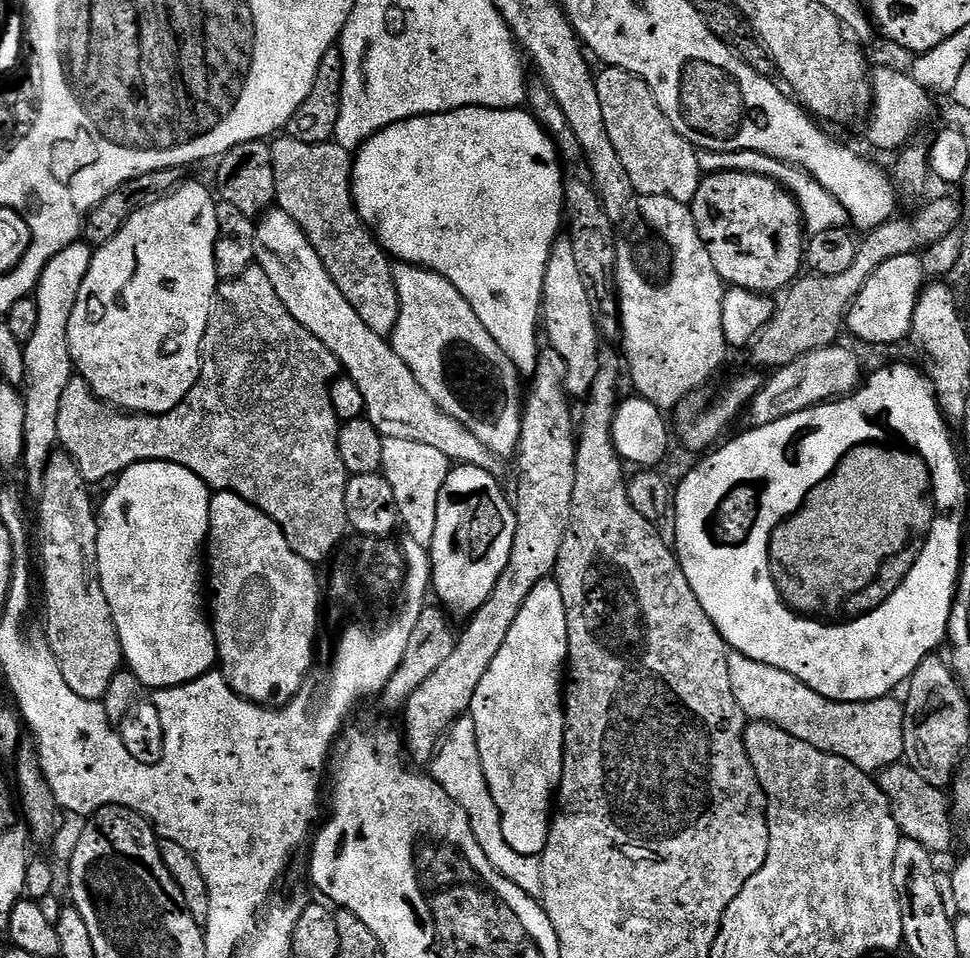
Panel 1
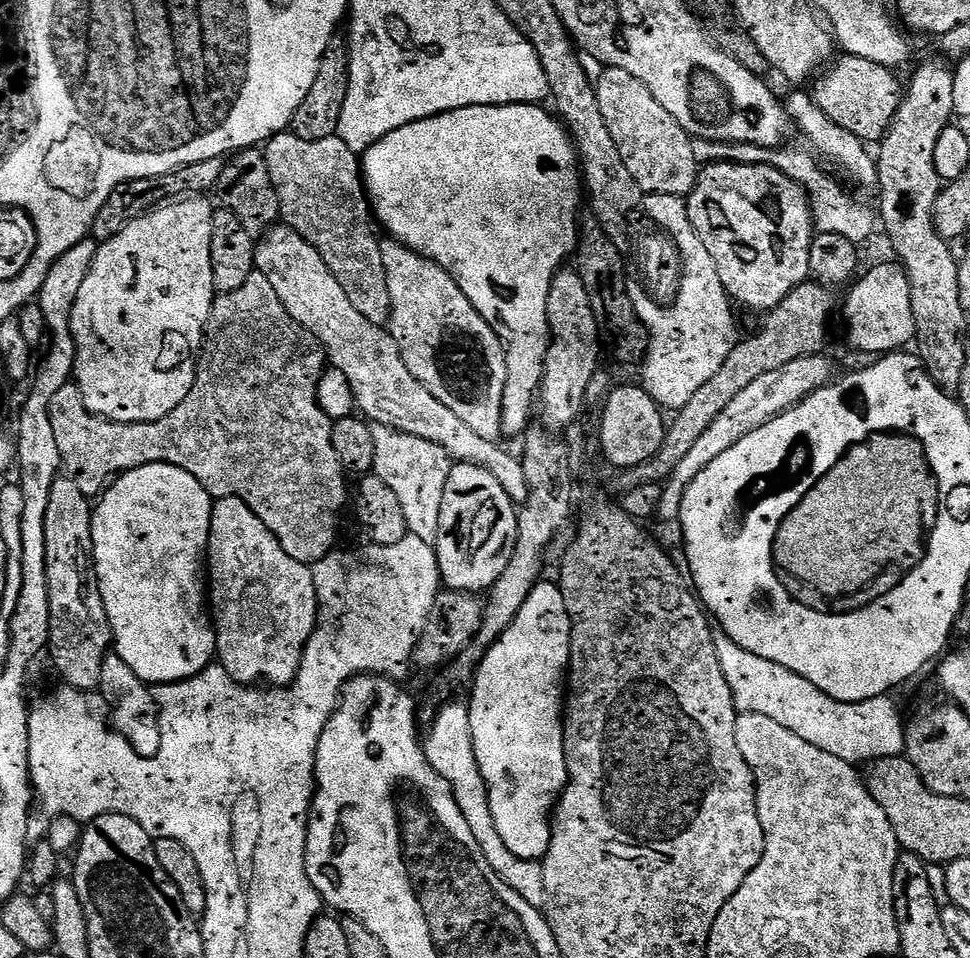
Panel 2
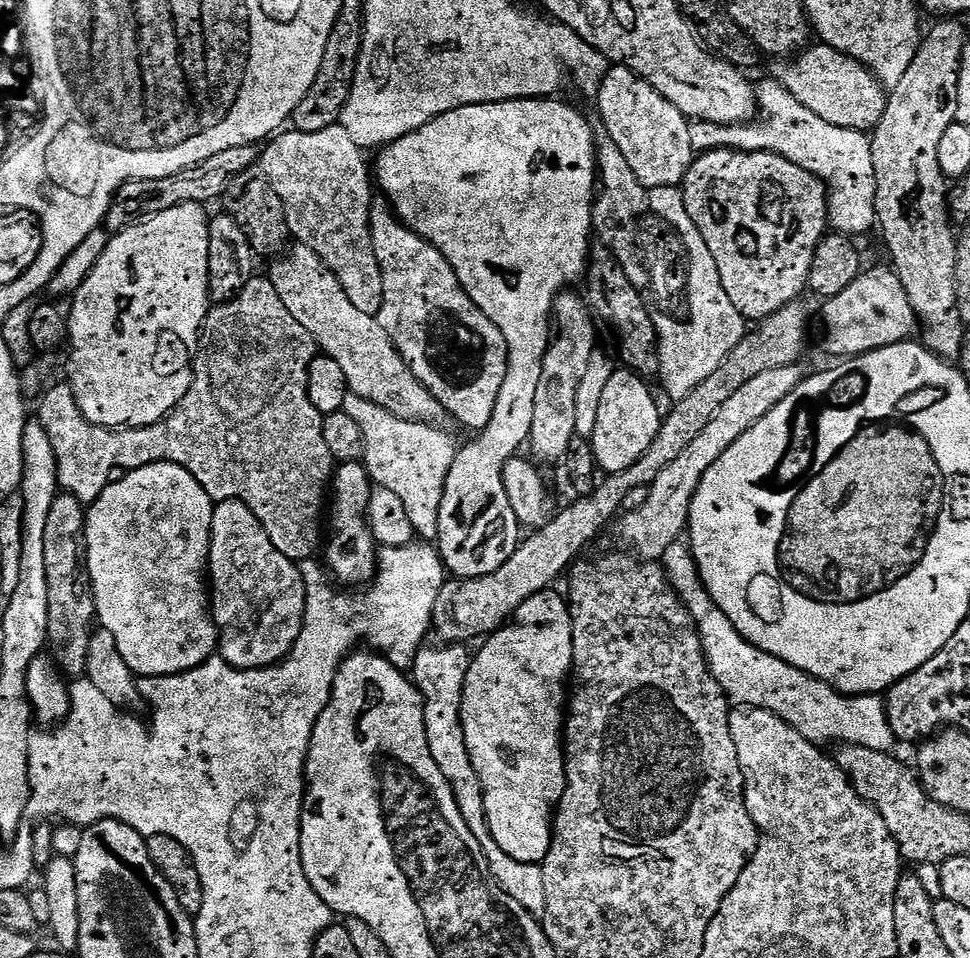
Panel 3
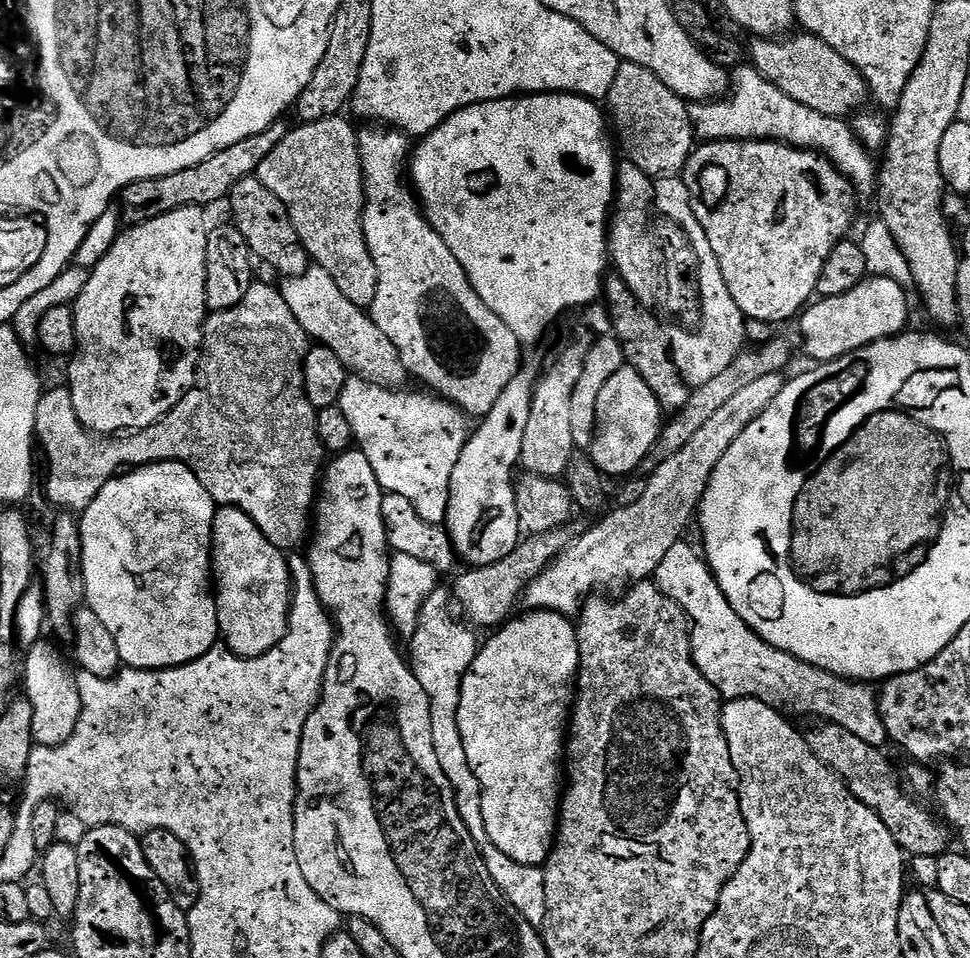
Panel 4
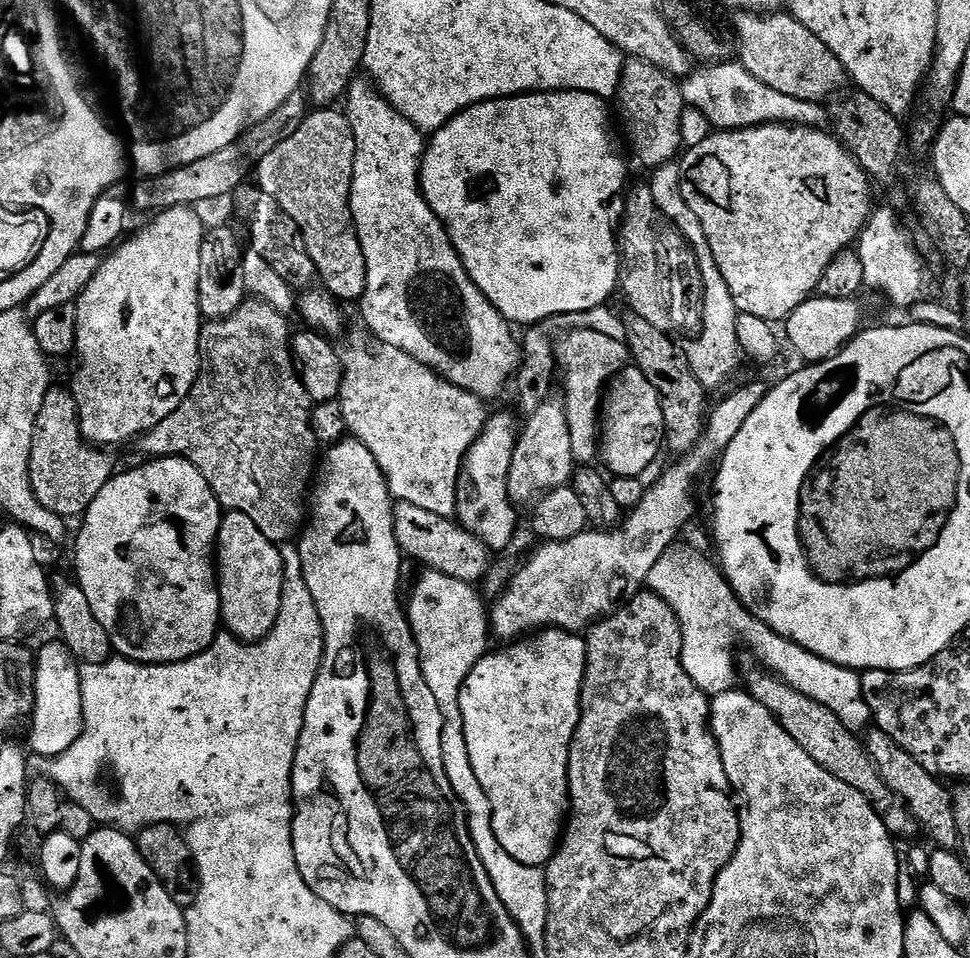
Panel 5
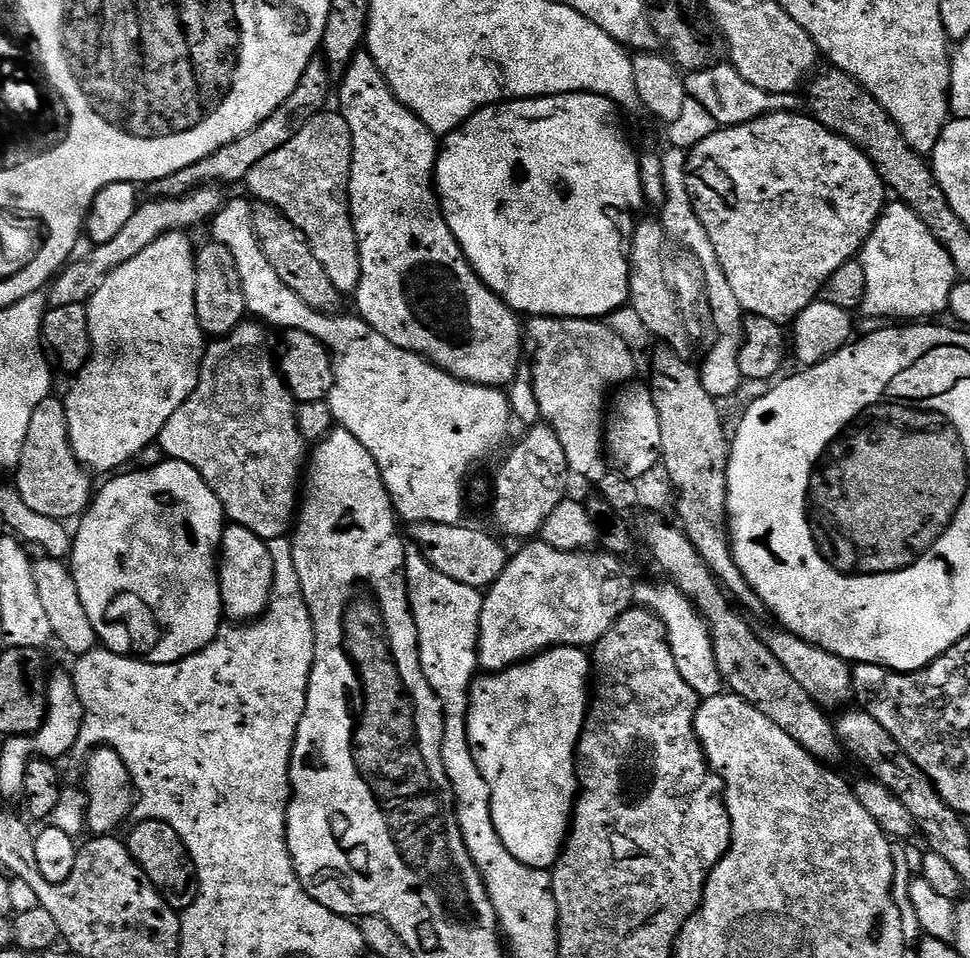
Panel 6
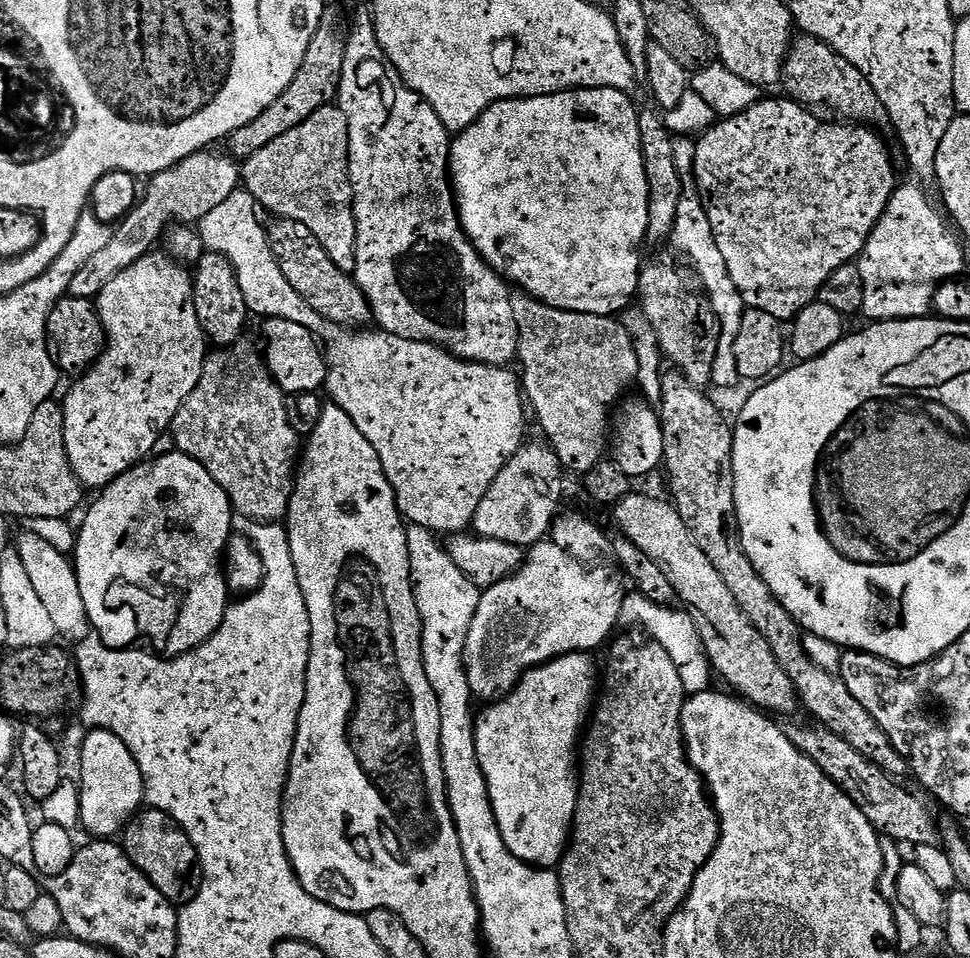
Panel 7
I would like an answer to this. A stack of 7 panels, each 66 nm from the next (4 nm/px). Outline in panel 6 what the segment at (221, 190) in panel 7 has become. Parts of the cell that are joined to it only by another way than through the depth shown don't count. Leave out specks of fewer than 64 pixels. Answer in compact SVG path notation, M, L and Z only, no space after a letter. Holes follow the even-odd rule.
M205 186L203 188L195 188L194 191L186 193L185 196L175 196L172 199L152 198L147 202L149 204L141 203L134 210L134 214L130 218L130 222L126 222L126 226L122 230L122 234L117 234L116 237L110 238L110 242L105 244L97 244L92 248L93 252L89 254L88 260L73 259L55 277L54 283L51 285L52 296L50 292L50 300L53 305L58 304L78 304L86 302L96 293L96 287L107 278L110 273L118 266L122 266L124 262L130 258L134 258L136 254L142 251L146 246L150 246L152 242L157 240L159 236L166 232L176 232L179 230L192 230L195 224L211 221L212 217L220 211L220 208L226 203L226 196L223 196L221 189L216 186Z

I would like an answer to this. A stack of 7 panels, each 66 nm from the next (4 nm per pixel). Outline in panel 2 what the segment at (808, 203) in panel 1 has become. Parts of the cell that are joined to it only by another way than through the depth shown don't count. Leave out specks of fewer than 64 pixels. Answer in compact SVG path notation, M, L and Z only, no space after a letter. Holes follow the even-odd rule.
M693 139L694 158L697 165L705 164L769 164L781 168L789 176L796 177L797 182L804 187L809 196L812 208L813 223L817 231L822 233L842 234L843 237L858 246L873 234L874 224L878 222L875 211L866 208L862 203L844 190L834 178L830 178L820 170L815 158L806 150L796 146L781 145L778 148L759 147L752 143L710 142L708 139Z

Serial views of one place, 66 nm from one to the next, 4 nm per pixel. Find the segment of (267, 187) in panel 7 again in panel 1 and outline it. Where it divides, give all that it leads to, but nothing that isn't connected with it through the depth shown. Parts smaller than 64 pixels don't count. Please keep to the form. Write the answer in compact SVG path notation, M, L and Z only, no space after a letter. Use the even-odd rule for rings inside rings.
M291 138L283 139L273 139L270 144L276 183L275 203L286 214L290 214L294 222L298 222L302 234L306 234L318 258L322 258L322 266L326 266L330 278L336 282L338 290L342 290L346 302L350 302L350 306L358 310L358 318L362 318L362 322L366 322L366 326L370 326L370 330L374 330L378 335L385 338L391 337L400 313L398 294L392 277L394 264L356 213L356 203L352 201L353 153L347 152L335 142L307 144Z

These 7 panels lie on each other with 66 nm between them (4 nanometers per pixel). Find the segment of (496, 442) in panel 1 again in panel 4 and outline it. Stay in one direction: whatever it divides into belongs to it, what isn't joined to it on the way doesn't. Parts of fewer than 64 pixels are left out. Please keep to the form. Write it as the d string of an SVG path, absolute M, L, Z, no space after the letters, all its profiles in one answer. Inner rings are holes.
M364 126L358 136L360 165L364 171L364 233L378 270L378 294L374 294L370 309L372 320L378 330L394 342L409 377L417 376L424 383L421 385L458 405L469 417L482 418L494 410L494 402L498 402L502 390L510 386L510 378L520 372L520 340L510 326L478 298L466 270L462 270L450 246L432 229L414 199L413 189L405 183L406 165L410 160L409 137L391 126Z

